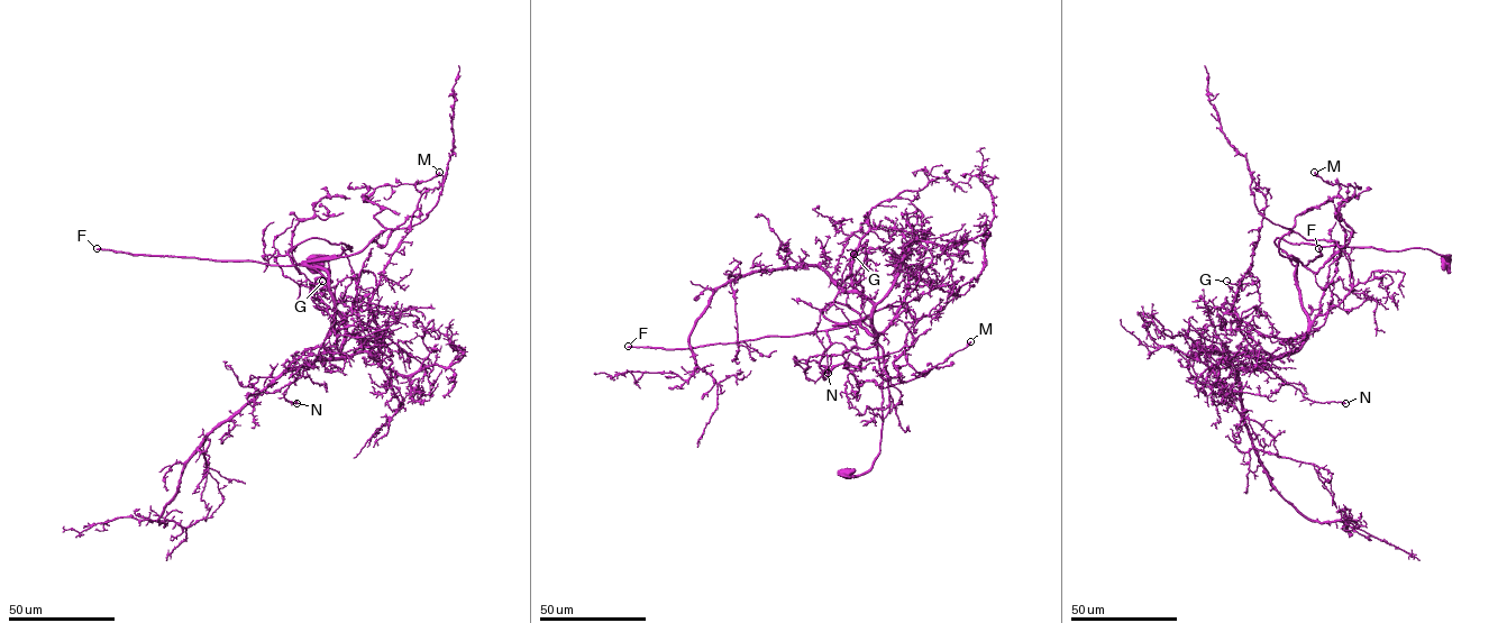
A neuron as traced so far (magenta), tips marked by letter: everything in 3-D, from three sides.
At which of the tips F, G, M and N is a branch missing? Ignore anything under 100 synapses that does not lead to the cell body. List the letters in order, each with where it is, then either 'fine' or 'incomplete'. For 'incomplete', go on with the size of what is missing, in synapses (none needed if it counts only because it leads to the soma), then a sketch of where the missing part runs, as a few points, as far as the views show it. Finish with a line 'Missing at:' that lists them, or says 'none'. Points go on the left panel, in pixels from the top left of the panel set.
F: (97, 248) | incomplete | 500 syn
G: (322, 281) | fine
M: (439, 172) | fine
N: (297, 403) | fine
Missing at: F

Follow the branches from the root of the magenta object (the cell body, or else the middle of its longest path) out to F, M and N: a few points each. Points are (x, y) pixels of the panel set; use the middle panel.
F: (846, 472), (864, 474), (879, 452), (883, 377), (860, 315), (823, 310), (838, 326), (866, 317), (628, 346)
M: (846, 472), (879, 452), (883, 377), (874, 331), (824, 307), (916, 319), (903, 382), (970, 341)
N: (846, 472), (879, 452), (883, 377), (860, 315), (823, 314), (875, 335), (840, 289), (815, 329), (828, 373)

